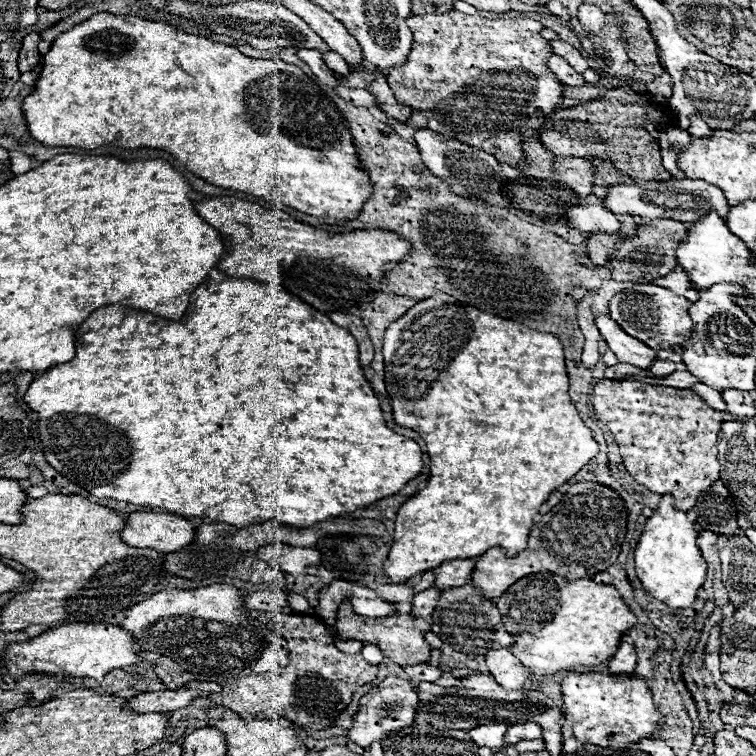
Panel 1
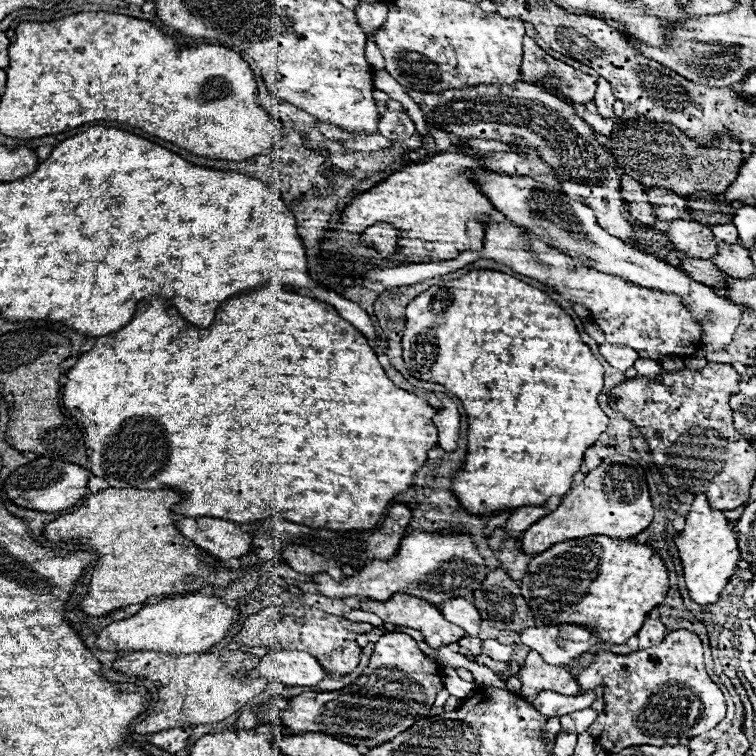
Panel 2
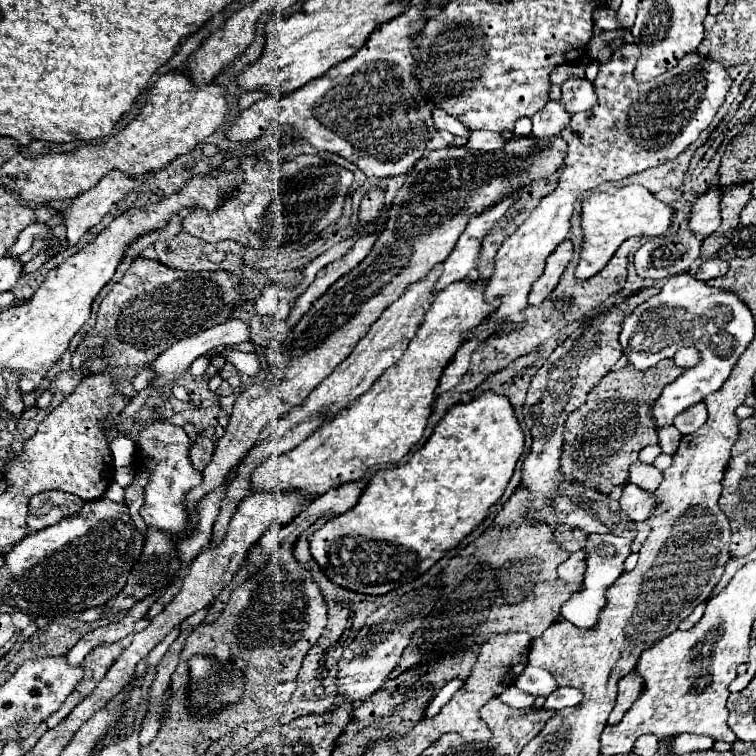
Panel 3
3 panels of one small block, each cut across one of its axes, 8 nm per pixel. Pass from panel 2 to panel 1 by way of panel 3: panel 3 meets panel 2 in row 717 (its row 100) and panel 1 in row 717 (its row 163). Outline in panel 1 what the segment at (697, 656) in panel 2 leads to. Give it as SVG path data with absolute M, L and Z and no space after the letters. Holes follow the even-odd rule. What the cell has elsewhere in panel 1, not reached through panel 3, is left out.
M570 672L562 680L564 718L572 728L572 736L604 748L630 748L642 738L652 738L664 722L662 712L654 704L654 694L646 680L622 674L576 674Z

